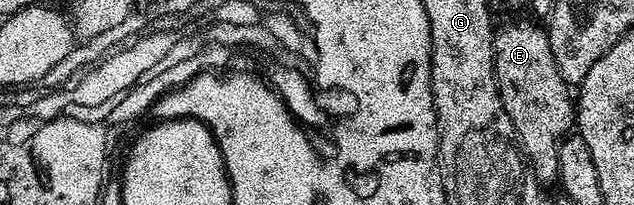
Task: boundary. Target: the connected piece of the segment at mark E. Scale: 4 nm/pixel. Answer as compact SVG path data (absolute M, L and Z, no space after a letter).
M528 20L509 21L502 29L500 26L496 30L493 39L493 70L497 76L501 102L511 119L513 130L517 133L517 143L527 158L528 168L532 169L542 186L548 187L557 181L561 139L570 136L575 125L575 101L571 96L570 86L565 84L563 75L559 75L559 67L555 67L555 55L551 55L548 32L542 26L540 29L536 20Z

